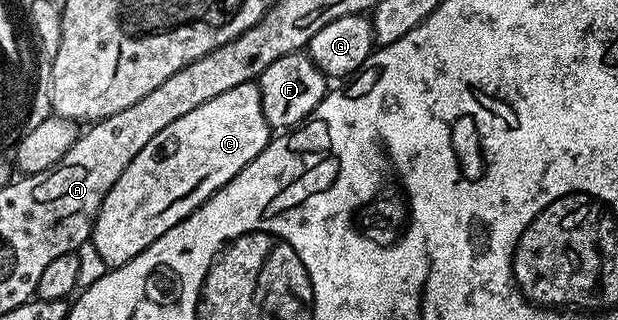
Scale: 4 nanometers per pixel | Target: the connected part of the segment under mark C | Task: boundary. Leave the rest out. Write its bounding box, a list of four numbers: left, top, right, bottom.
[90,81,273,267]

